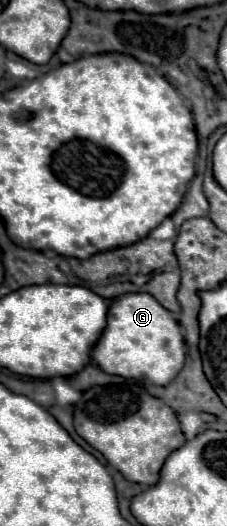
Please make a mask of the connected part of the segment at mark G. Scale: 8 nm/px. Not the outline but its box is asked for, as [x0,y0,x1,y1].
[91,292,185,384]

